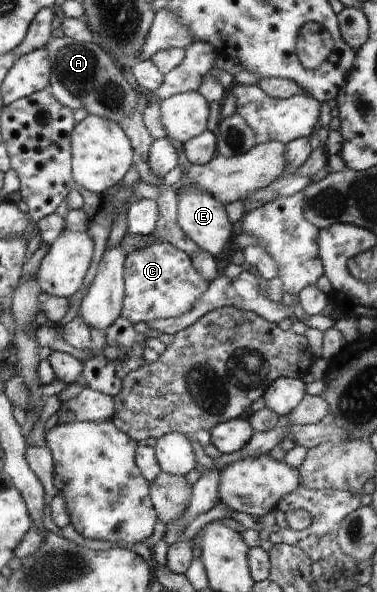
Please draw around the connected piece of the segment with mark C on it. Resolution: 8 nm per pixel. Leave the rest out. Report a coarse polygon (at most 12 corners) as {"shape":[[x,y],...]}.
{"shape":[[163,241],[125,262],[123,317],[180,317],[211,286]]}

